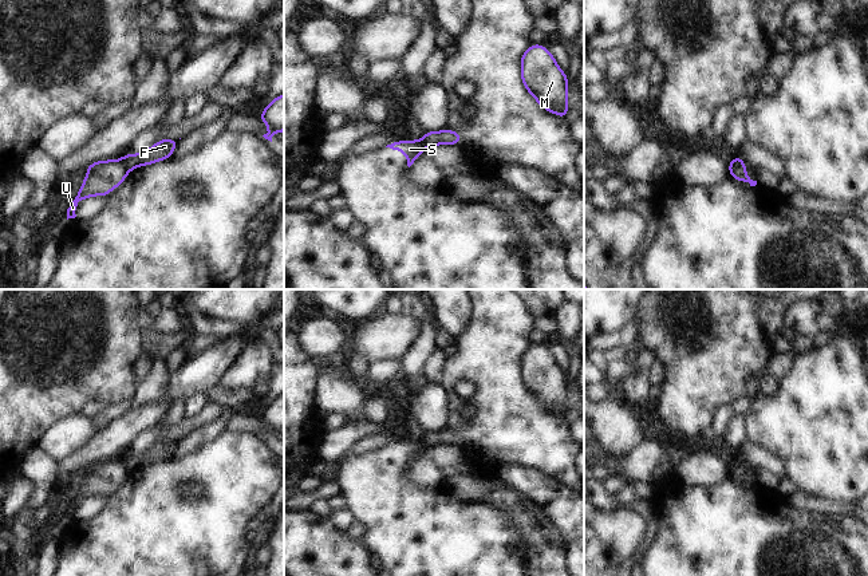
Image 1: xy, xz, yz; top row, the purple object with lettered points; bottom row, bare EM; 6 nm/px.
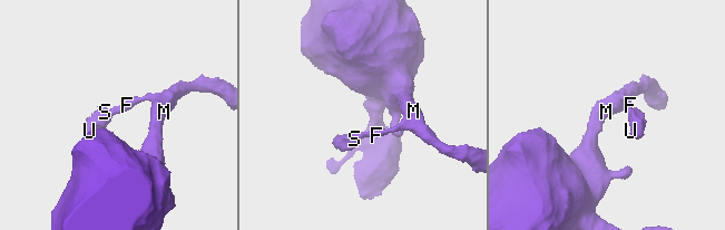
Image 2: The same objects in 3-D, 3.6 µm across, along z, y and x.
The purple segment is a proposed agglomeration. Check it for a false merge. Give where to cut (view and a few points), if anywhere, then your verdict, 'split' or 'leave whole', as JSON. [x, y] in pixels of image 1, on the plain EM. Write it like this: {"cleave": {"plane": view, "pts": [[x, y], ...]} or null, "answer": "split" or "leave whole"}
{"cleave": {"plane": "xy", "pts": [[121, 458], [122, 466], [127, 472]]}, "answer": "split"}

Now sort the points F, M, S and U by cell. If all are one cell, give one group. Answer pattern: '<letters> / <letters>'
F M / S U

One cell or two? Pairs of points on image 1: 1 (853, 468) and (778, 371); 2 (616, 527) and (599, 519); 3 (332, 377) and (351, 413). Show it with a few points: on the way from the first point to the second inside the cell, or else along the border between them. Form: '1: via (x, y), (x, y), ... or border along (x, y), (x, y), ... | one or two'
1: border along (793, 356), (790, 370), (778, 382) | two
2: via (612, 525), (603, 521) | one
3: via (335, 386), (350, 403) | one

